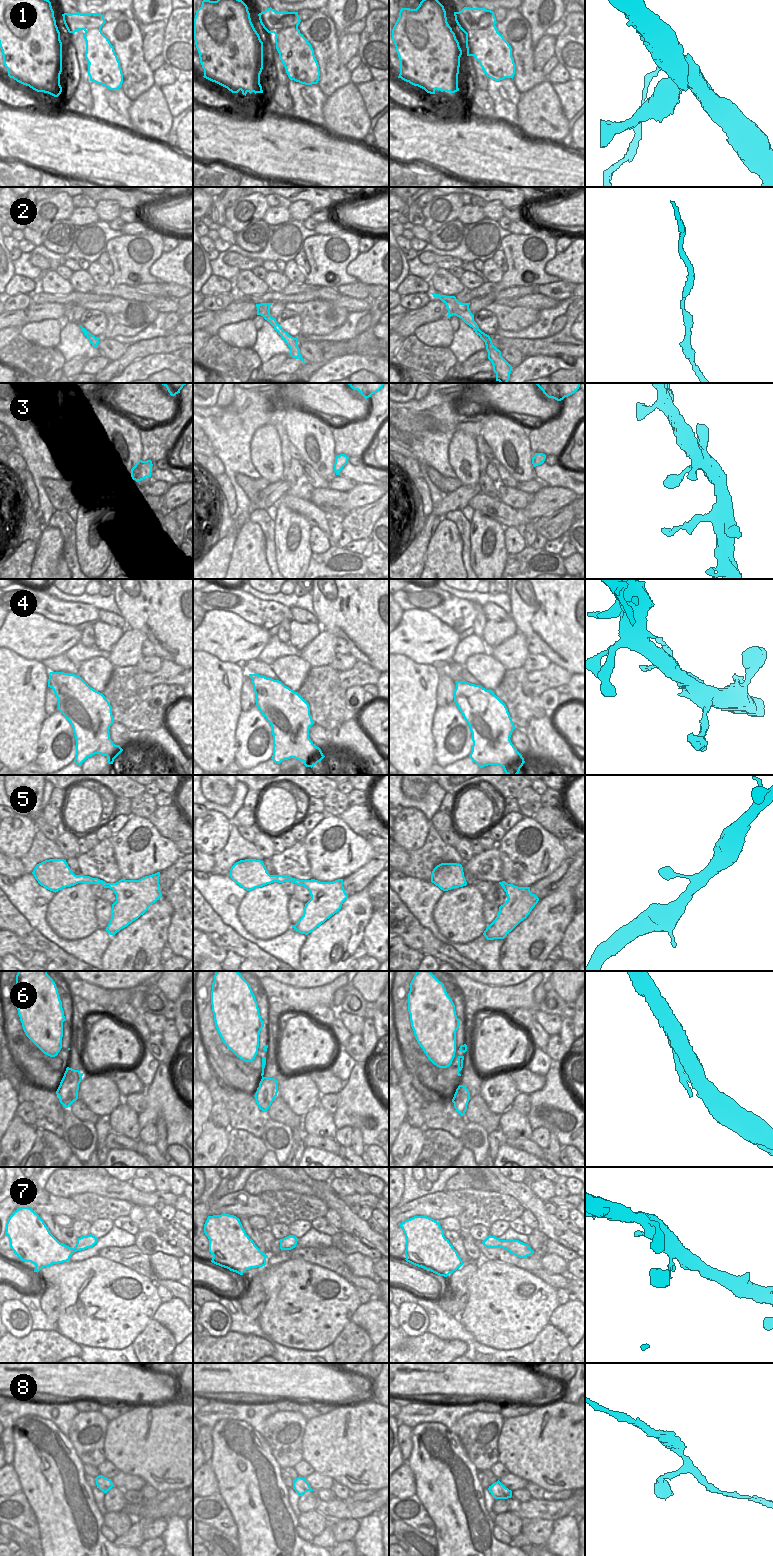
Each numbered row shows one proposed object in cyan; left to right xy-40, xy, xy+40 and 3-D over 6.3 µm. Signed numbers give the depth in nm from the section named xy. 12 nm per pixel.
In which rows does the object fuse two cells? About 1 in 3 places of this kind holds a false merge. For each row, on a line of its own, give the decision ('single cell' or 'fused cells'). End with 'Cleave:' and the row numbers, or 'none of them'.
1: fused cells
2: single cell
3: single cell
4: single cell
5: single cell
6: single cell
7: single cell
8: single cell
Cleave: 1

